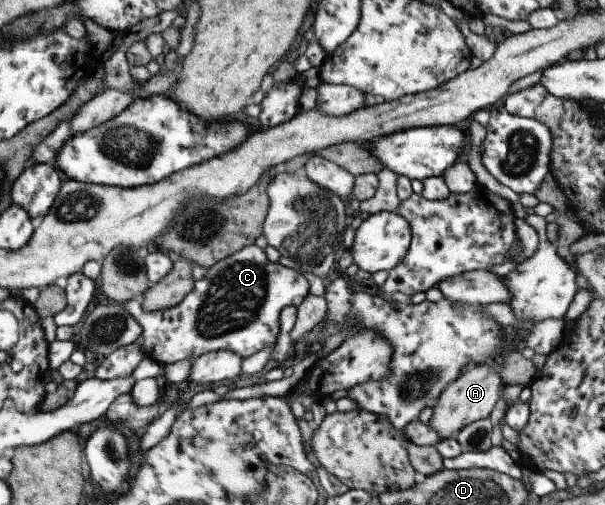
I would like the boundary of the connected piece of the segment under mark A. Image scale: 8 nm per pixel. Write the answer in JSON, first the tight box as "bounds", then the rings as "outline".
{"bounds":[429,361,504,440],"outline":[[[490,361],[472,365],[458,379],[444,388],[436,405],[432,407],[433,413],[429,420],[429,426],[437,431],[440,440],[450,438],[450,435],[459,432],[465,425],[491,415],[504,383],[496,372],[497,364],[498,361]]]}

